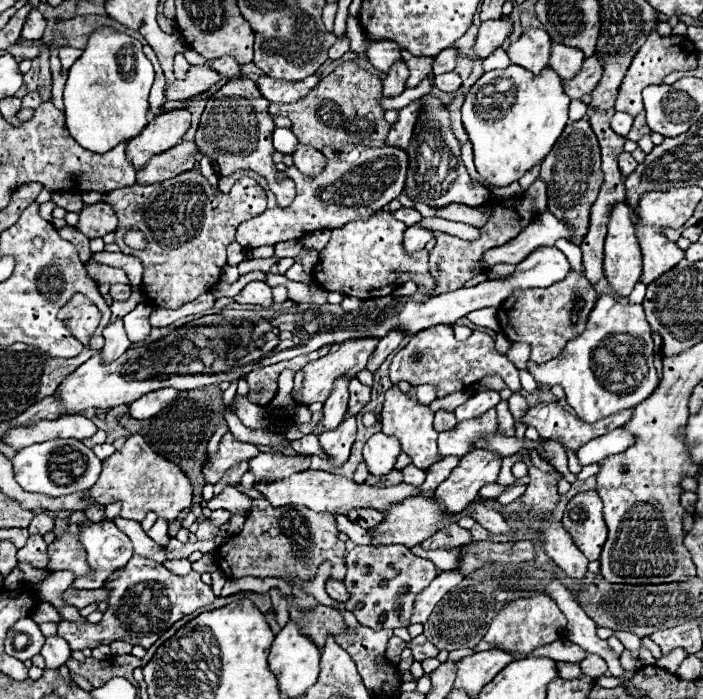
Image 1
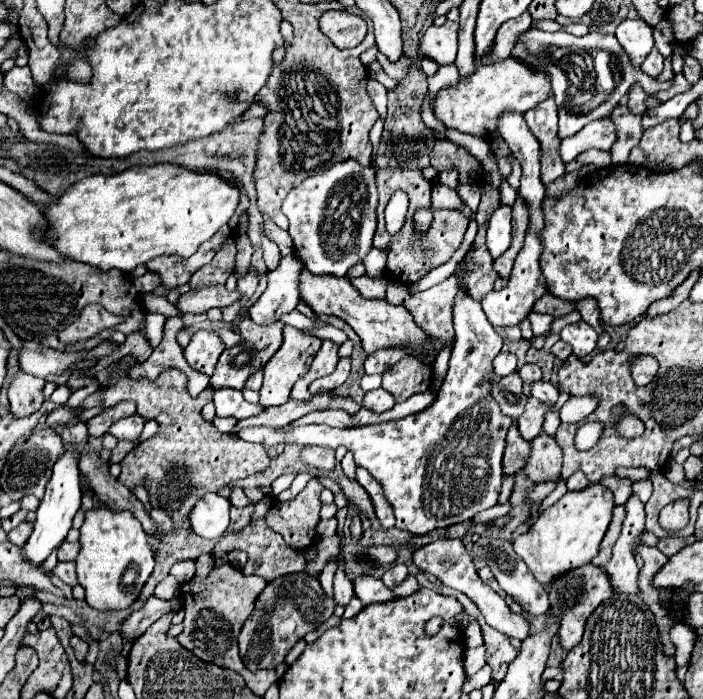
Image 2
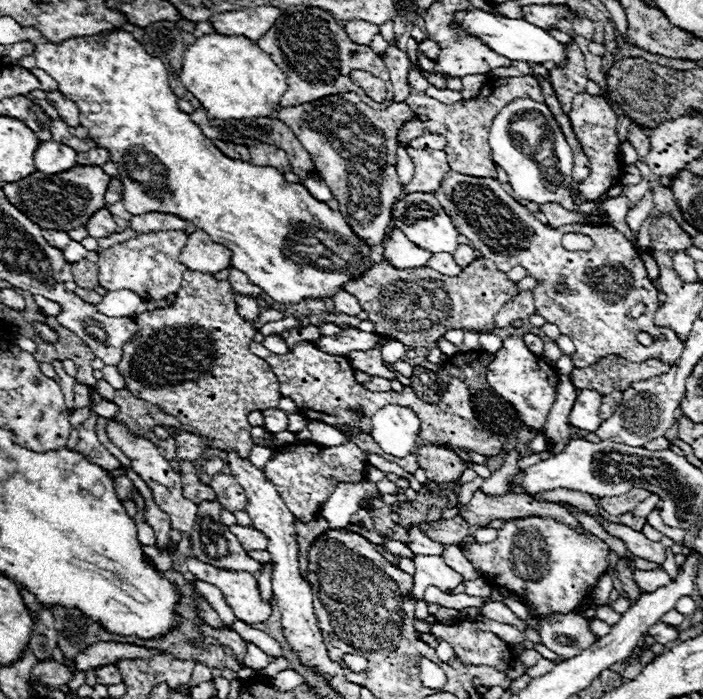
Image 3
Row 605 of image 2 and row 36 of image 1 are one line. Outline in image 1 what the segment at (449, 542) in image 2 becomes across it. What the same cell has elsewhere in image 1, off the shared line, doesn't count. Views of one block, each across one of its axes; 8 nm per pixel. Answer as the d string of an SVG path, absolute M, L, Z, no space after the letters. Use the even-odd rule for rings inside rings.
M486 20L480 24L476 42L474 42L474 52L478 58L490 56L496 48L500 48L510 34L512 20Z

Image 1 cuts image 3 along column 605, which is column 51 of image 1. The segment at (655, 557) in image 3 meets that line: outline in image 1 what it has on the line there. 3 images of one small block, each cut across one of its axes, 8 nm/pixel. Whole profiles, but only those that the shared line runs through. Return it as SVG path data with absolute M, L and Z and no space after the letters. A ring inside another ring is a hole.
M38 512L38 514L32 518L32 522L30 522L30 526L28 526L28 532L30 532L30 534L46 534L46 532L50 532L52 528L54 528L52 518L50 518L46 512Z

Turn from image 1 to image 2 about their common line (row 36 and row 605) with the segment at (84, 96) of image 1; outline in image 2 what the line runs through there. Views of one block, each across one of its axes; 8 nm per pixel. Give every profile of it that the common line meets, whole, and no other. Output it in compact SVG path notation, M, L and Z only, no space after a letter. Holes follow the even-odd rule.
M108 506L94 508L94 510L86 512L86 520L80 528L80 544L82 544L82 548L80 548L80 554L76 560L76 574L78 574L80 586L84 586L84 590L86 590L86 602L96 610L126 610L126 608L130 608L138 600L142 586L146 584L148 576L154 570L154 554L148 546L148 536L144 534L140 522L134 520L134 516L130 512L112 512ZM126 572L130 572L130 576L132 576L130 586L126 586L122 582Z

